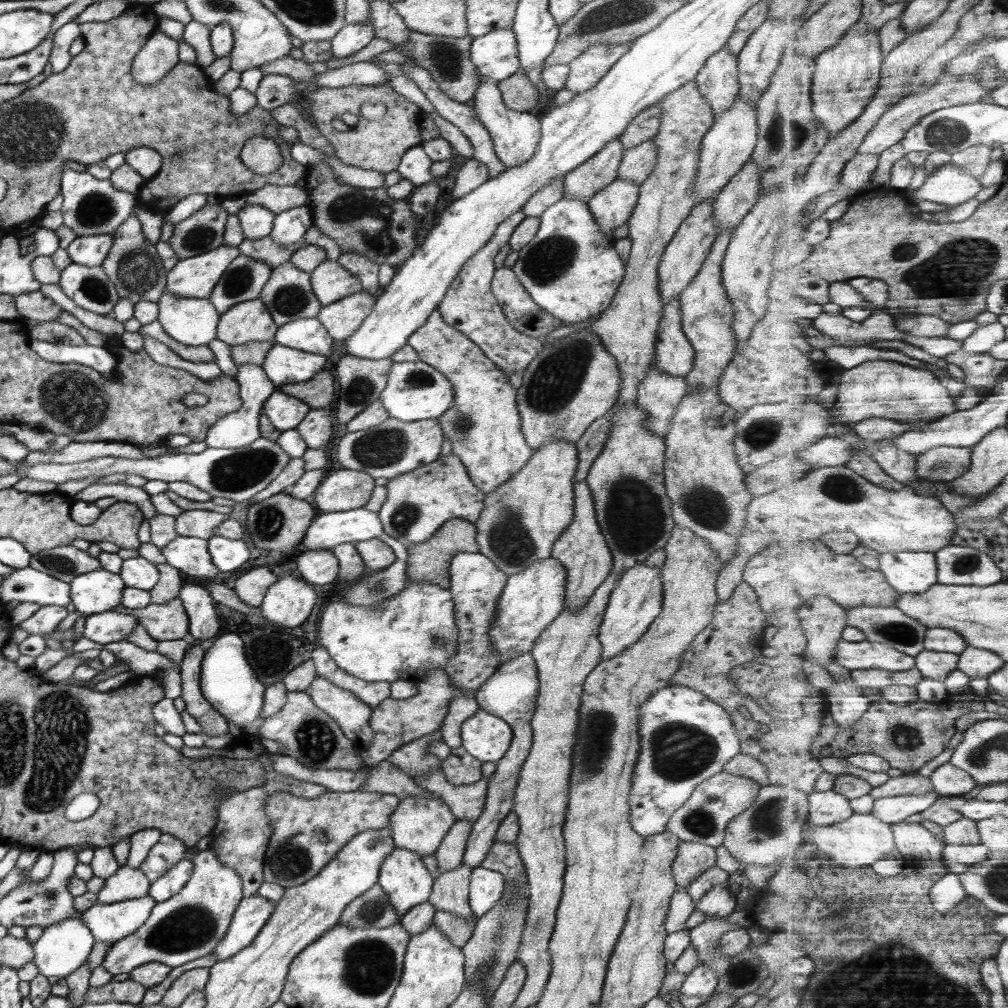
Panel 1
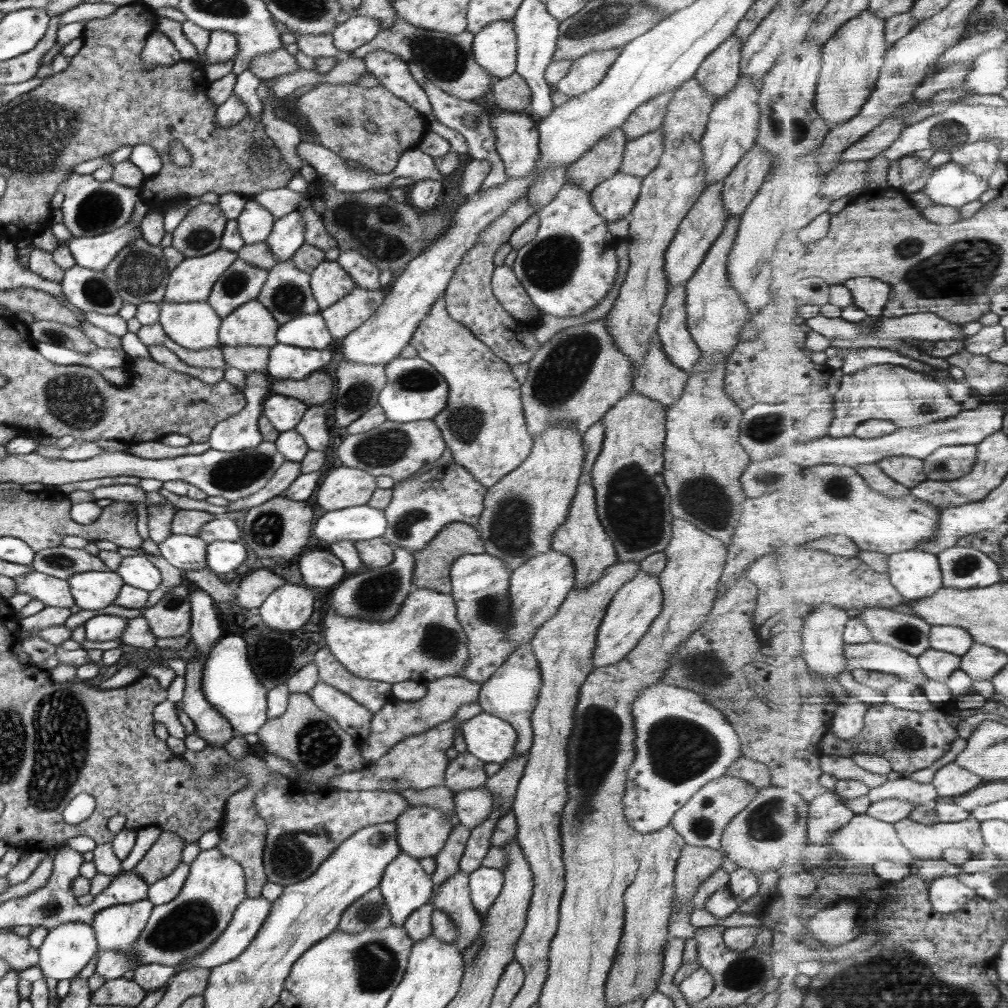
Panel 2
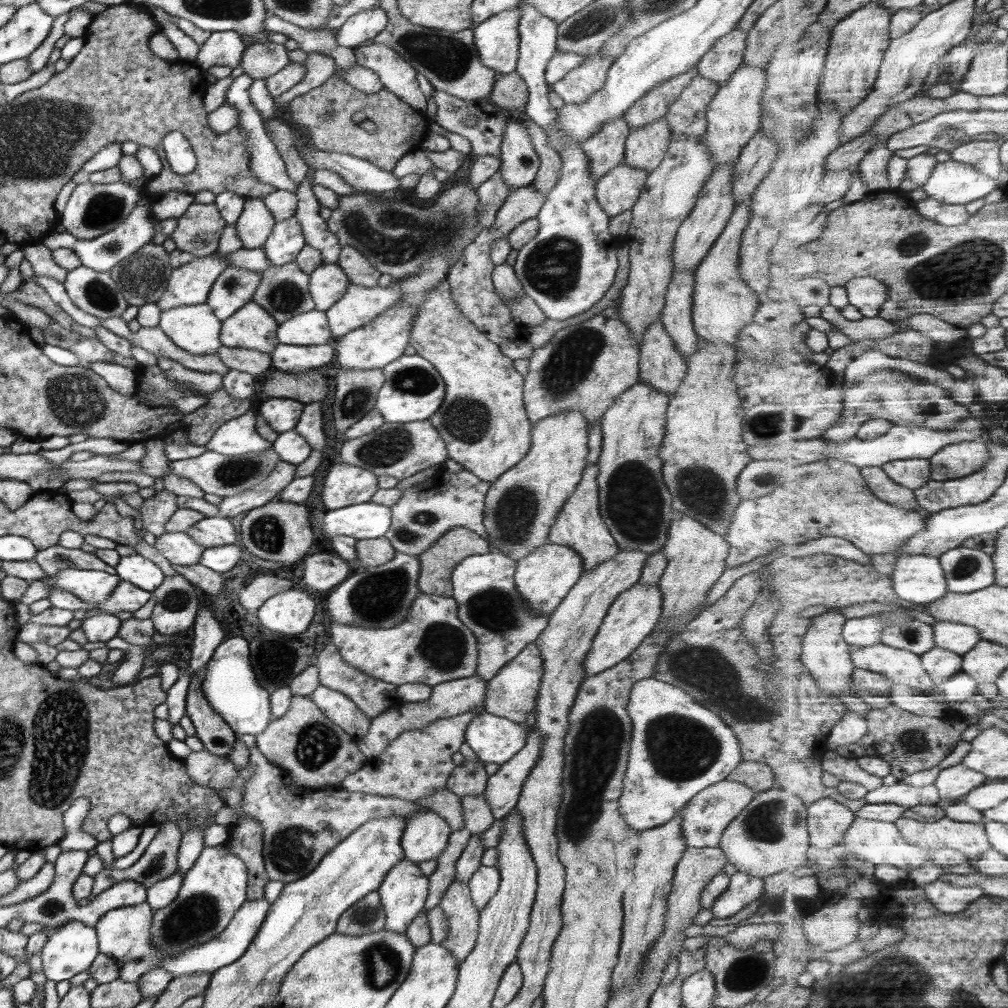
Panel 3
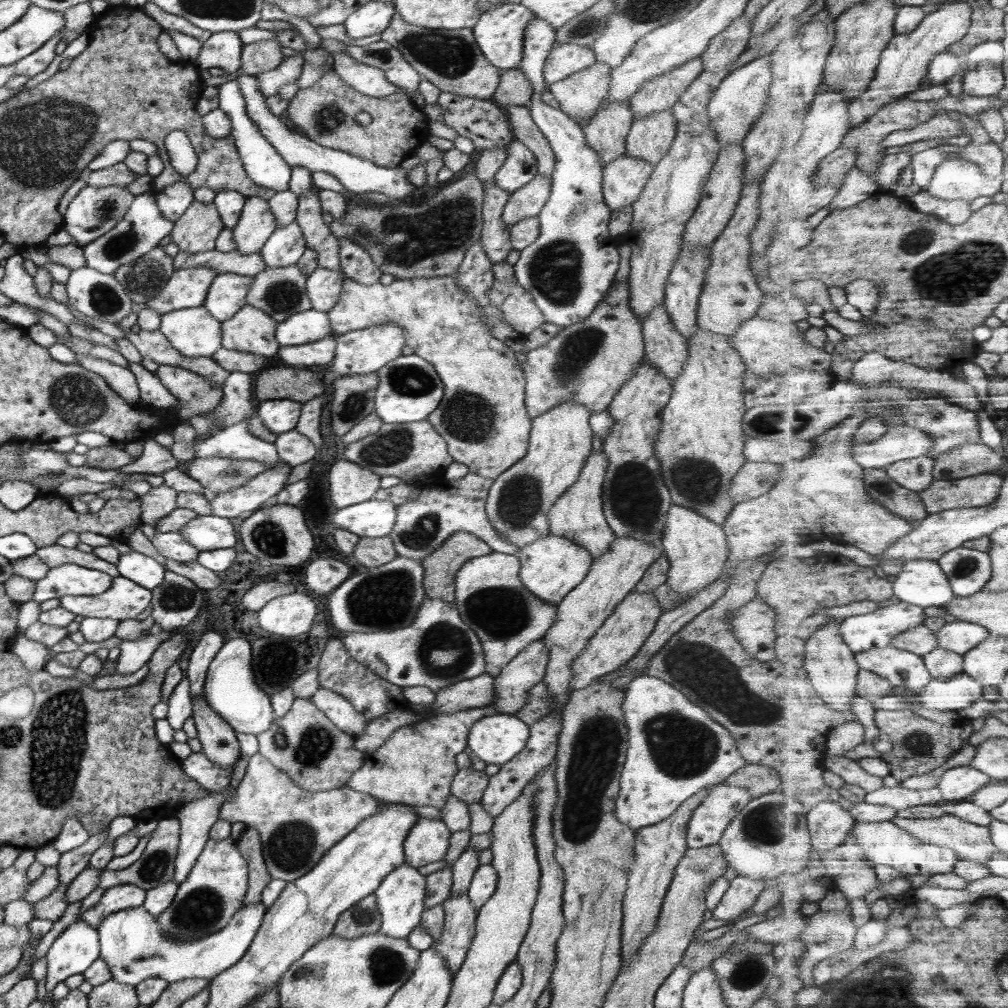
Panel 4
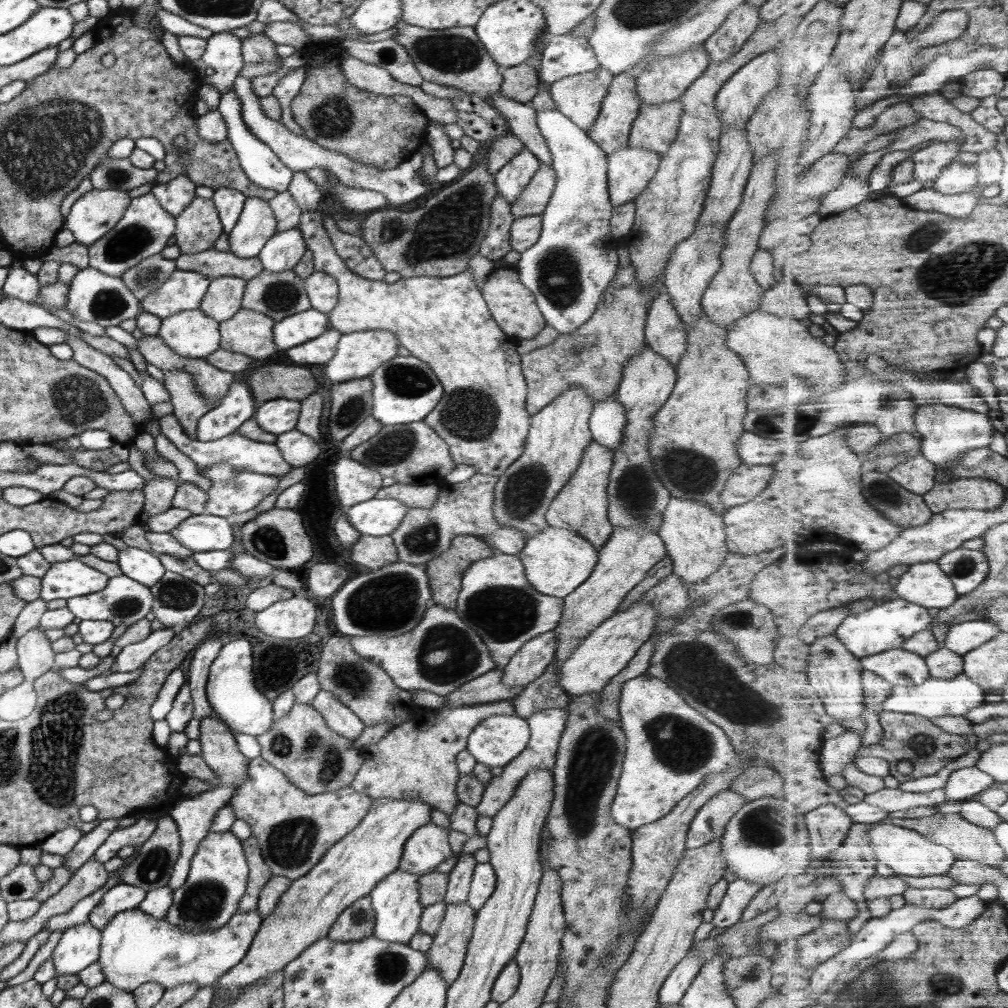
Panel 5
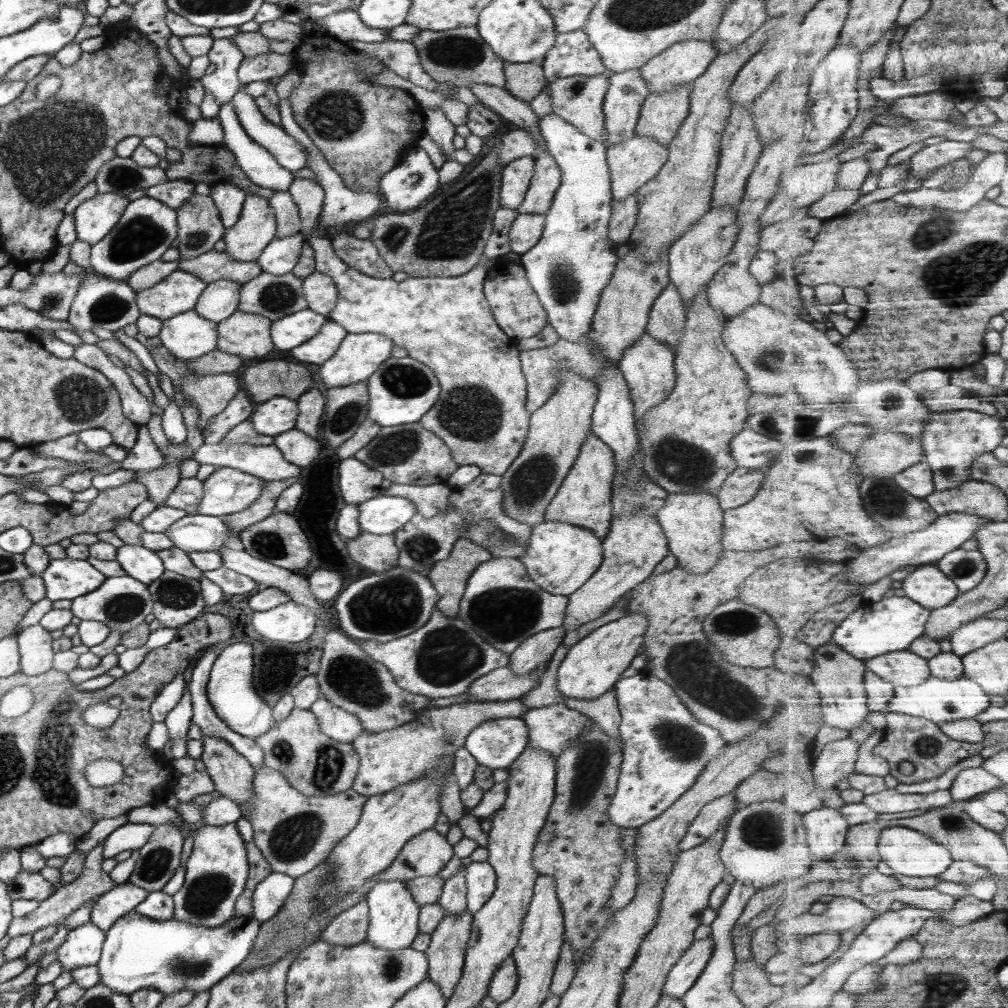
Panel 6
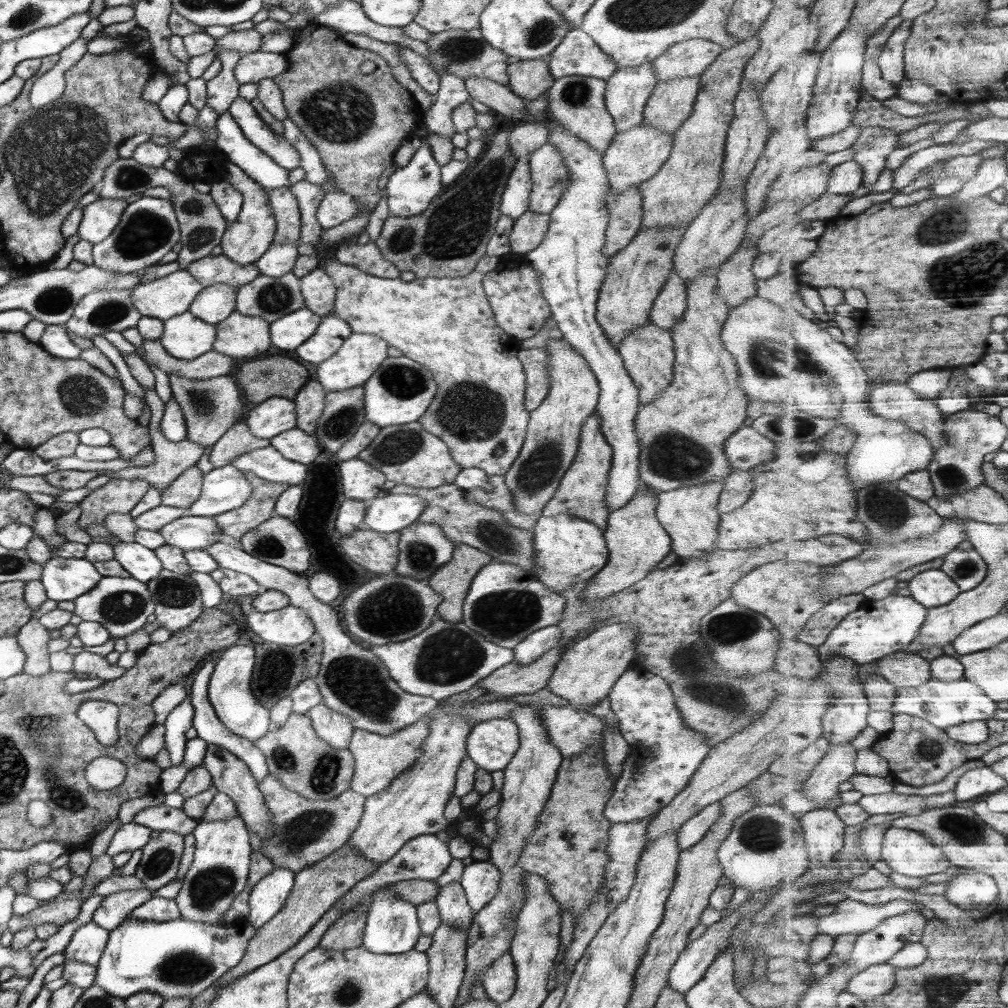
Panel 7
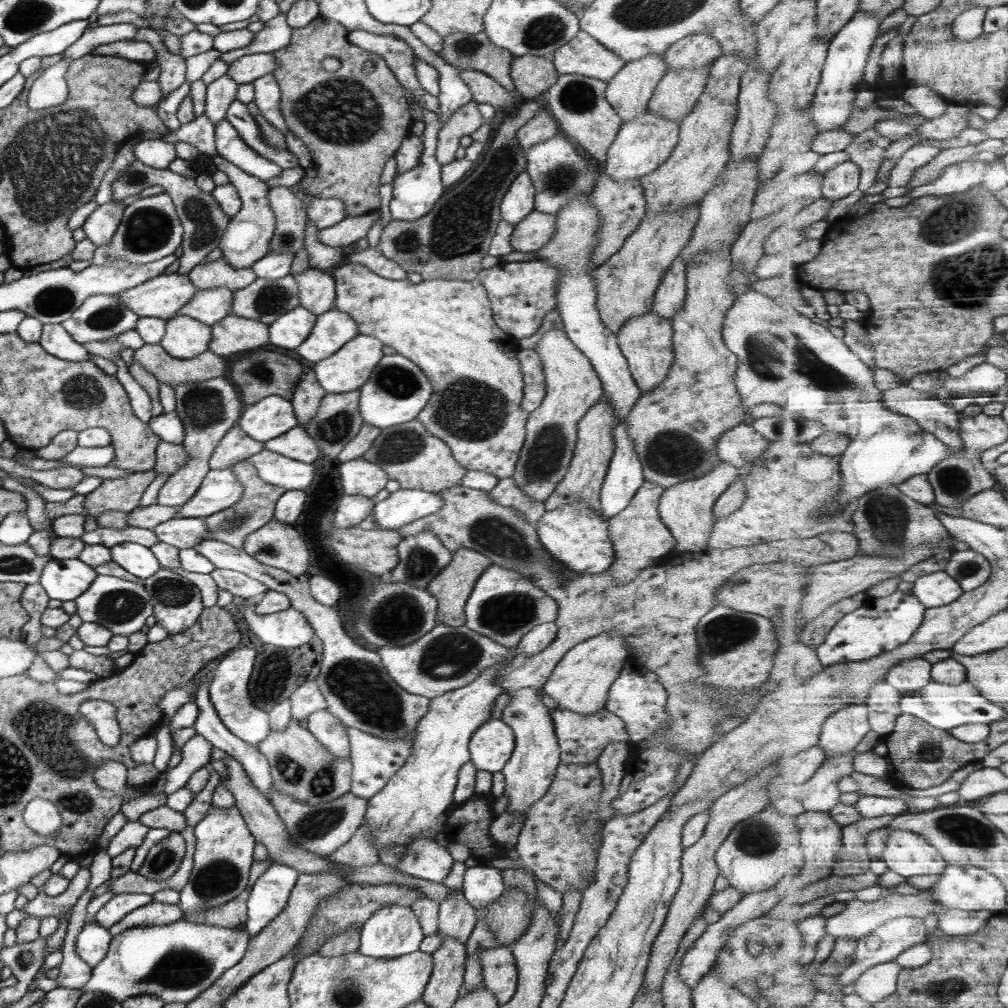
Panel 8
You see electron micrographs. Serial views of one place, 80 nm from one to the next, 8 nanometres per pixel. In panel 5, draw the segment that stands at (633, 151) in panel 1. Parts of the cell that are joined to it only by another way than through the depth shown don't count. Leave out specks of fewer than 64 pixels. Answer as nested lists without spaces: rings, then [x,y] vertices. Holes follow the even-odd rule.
[[[680,99],[662,104],[642,104],[632,124],[627,146],[665,155],[676,140],[682,116]]]

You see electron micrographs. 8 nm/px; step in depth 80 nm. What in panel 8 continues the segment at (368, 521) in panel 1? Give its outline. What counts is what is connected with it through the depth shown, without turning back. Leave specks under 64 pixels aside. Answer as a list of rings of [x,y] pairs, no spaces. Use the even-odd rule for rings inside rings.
[[[400,488],[395,492],[374,505],[371,515],[373,521],[381,530],[392,530],[401,528],[405,524],[410,524],[419,518],[424,518],[429,514],[438,512],[443,505],[443,499],[435,491],[426,492],[420,488]]]

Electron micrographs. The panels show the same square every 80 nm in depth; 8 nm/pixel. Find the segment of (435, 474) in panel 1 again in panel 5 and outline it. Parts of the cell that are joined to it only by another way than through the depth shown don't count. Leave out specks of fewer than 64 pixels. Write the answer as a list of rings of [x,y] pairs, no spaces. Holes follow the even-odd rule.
[[[478,472],[464,482],[449,484],[440,481],[441,489],[436,502],[429,509],[409,508],[398,528],[389,534],[396,546],[399,561],[426,570],[426,564],[442,556],[456,536],[466,535],[482,539],[500,553],[518,556],[526,546],[528,537],[514,527],[498,524],[493,518],[494,487],[497,482],[498,476]]]

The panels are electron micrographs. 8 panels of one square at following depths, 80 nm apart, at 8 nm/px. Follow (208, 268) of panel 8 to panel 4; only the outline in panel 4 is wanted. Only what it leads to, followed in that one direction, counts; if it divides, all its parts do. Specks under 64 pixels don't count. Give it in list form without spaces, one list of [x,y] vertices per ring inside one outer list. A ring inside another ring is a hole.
[[[216,249],[189,253],[179,251],[173,257],[176,270],[181,268],[210,267],[216,274],[231,272],[242,276],[256,276],[265,269],[263,251],[242,254],[238,250],[221,252]]]

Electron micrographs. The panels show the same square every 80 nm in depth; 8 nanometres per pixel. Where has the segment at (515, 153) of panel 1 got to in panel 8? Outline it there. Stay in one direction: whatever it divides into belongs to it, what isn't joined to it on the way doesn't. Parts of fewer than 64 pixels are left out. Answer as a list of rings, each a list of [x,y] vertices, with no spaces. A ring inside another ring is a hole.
[[[527,171],[522,172],[514,180],[501,201],[499,211],[501,218],[510,224],[518,224],[534,210],[535,189]]]

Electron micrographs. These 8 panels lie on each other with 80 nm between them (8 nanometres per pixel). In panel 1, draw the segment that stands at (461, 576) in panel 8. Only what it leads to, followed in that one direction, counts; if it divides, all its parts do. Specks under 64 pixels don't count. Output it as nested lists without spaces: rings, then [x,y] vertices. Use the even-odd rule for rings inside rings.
[[[451,518],[434,533],[434,536],[422,544],[410,544],[406,546],[408,550],[408,568],[406,575],[410,582],[429,582],[438,585],[444,590],[450,591],[450,560],[458,554],[458,551],[478,552],[478,542],[476,541],[477,531],[474,523],[461,518]]]

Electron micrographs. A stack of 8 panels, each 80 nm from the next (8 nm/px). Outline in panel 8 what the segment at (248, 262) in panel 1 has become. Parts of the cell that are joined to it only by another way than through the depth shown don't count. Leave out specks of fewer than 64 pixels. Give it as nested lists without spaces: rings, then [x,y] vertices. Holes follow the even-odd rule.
[[[224,287],[197,289],[196,294],[177,312],[212,327],[232,310],[233,292]]]

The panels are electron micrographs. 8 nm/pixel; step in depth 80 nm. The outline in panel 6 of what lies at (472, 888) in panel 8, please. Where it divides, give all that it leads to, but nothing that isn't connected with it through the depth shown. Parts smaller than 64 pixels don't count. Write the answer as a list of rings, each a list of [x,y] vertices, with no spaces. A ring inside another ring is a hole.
[[[471,862],[465,870],[467,888],[467,910],[473,915],[478,912],[496,890],[496,873],[486,862]]]

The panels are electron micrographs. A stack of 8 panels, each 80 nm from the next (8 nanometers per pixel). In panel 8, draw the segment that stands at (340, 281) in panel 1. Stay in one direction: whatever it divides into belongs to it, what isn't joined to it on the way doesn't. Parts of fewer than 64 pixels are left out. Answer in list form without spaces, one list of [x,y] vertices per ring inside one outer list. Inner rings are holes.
[[[314,267],[292,274],[299,292],[299,306],[316,316],[333,308],[335,301],[335,280],[330,272]]]

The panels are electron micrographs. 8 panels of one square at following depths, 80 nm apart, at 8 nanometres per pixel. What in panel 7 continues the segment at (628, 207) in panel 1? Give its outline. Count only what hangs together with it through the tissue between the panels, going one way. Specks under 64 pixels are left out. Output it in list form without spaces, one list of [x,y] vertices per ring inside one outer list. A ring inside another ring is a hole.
[[[644,123],[630,128],[630,131],[617,133],[602,156],[603,165],[610,187],[622,193],[630,187],[638,187],[644,180],[652,178],[669,159],[673,145],[673,135],[662,133]]]

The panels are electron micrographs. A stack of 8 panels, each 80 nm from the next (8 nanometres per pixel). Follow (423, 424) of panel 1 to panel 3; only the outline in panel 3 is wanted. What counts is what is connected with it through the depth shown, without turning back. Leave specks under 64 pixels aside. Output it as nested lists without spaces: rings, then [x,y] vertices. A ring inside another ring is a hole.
[[[429,420],[409,423],[384,423],[370,434],[346,440],[340,448],[340,460],[373,472],[376,476],[394,476],[399,481],[449,458],[446,443]]]

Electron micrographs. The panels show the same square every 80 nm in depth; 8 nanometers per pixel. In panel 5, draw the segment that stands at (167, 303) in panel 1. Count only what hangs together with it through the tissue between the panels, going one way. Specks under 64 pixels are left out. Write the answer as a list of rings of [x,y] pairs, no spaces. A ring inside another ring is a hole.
[[[200,309],[161,319],[158,336],[181,357],[205,358],[220,348],[219,322]]]

